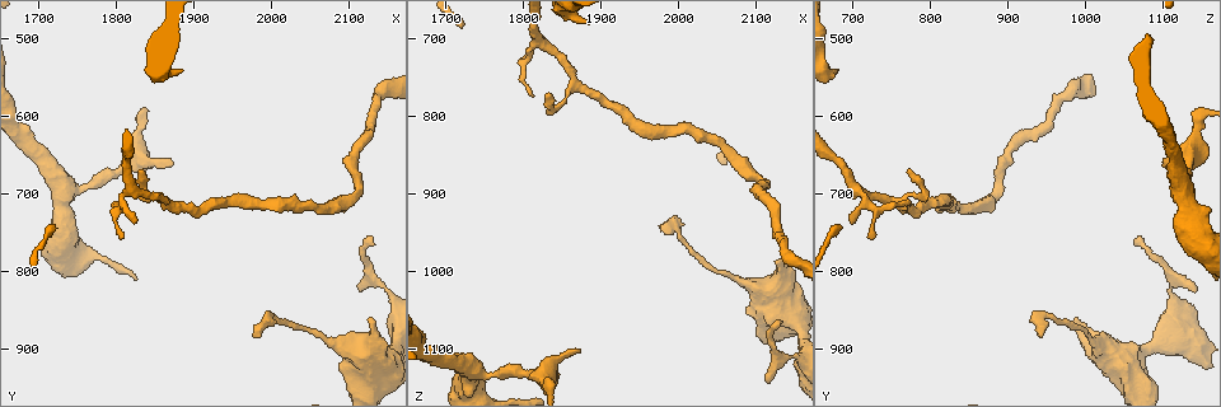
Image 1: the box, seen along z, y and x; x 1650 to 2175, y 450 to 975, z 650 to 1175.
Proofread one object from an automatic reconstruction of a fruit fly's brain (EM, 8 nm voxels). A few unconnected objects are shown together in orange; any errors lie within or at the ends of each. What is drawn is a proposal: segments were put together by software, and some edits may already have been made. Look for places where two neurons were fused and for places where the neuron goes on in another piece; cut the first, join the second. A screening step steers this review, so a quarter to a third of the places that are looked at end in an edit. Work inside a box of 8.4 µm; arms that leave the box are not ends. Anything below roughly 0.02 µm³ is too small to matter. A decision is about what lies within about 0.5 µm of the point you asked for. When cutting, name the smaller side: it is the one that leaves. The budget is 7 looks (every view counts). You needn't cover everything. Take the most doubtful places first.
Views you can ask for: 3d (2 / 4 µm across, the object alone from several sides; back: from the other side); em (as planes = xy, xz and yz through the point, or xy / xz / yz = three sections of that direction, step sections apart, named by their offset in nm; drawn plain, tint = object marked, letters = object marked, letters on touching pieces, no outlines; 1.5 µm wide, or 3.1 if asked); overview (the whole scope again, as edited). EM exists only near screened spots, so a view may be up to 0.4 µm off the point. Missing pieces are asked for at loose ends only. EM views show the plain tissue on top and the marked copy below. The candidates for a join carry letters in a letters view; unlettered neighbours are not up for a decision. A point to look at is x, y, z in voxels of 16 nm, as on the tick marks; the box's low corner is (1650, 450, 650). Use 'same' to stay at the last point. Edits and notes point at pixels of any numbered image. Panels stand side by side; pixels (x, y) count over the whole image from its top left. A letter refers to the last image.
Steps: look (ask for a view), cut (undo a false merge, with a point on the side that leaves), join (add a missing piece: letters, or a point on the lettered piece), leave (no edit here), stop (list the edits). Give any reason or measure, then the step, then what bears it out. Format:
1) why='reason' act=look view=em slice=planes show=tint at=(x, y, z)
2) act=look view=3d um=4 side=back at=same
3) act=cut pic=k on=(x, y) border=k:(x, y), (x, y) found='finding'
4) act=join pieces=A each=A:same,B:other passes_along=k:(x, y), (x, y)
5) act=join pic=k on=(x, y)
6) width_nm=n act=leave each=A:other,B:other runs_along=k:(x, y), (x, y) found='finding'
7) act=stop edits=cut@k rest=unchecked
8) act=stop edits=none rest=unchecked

why='tapers out' act=look view=em slice=xy step=4 show=letters at=(1830, 735, 700)

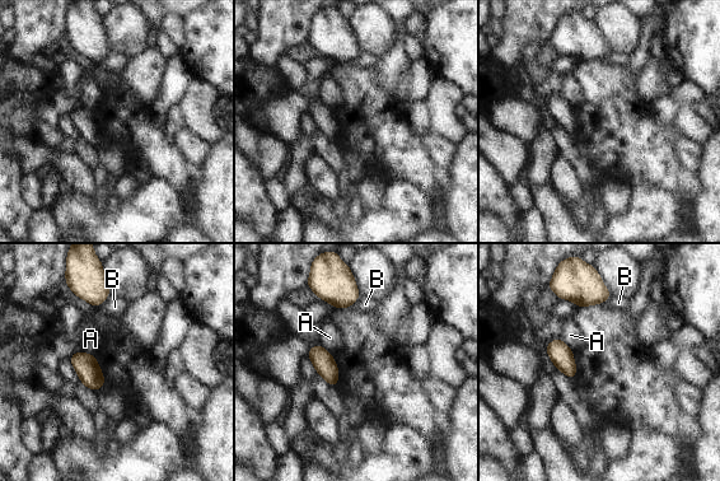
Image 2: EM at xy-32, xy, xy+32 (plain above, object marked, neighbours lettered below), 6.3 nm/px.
longest_contact=B:130nm act=leave each=A:other,B:other border=2:(319, 342), (331, 354) found='none of them fits'

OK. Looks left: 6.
why='branch stops here' act=look view=em slice=xy step=8 show=letters at=(1870, 655, 1105)

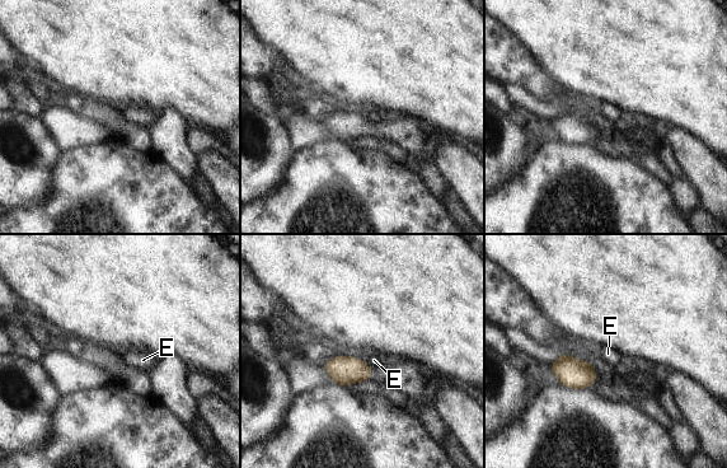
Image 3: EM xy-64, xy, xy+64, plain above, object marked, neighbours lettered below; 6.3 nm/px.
act=leave each=E:other border=3:(366, 363), (373, 368) found='none of them fits'

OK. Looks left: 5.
why='thick turns thin' act=look view=em slice=planes show=letters at=(2150, 825, 1110)

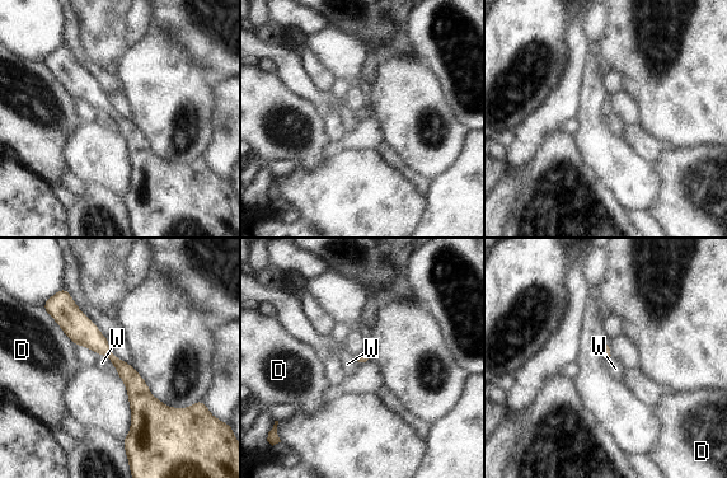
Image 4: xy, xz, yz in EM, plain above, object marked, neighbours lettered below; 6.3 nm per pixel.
act=leave each=D:other,W:other border=4:(98, 354), (103, 354), (120, 374) found='one neuron here'

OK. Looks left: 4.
act=stop edits=none rest=unchecked

